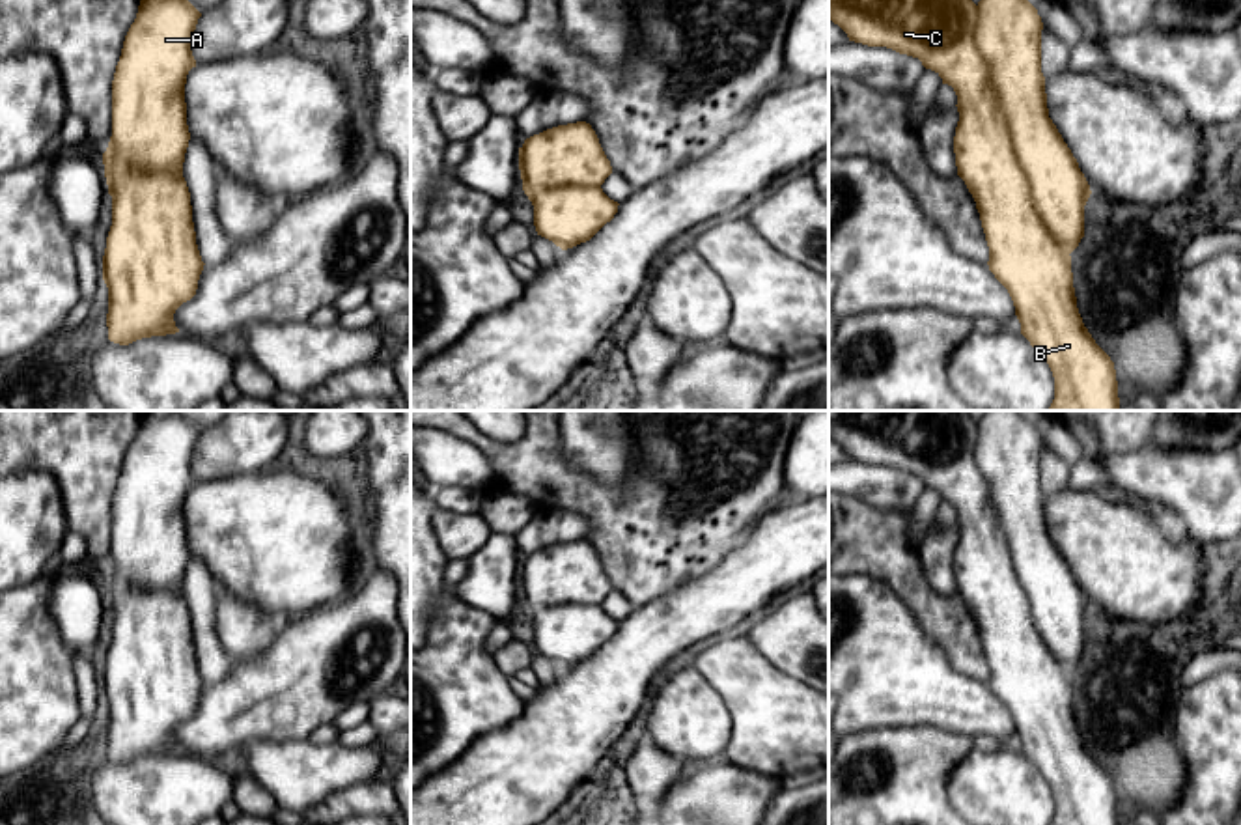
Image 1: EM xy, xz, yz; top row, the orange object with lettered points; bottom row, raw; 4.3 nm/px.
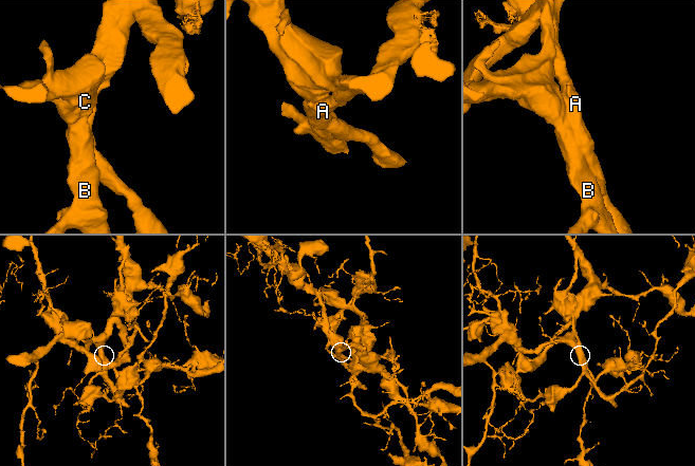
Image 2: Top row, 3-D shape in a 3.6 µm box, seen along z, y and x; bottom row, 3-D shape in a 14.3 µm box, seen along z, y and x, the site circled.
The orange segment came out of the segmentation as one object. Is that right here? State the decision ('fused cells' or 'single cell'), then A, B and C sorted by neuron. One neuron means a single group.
fused cells; A / B C

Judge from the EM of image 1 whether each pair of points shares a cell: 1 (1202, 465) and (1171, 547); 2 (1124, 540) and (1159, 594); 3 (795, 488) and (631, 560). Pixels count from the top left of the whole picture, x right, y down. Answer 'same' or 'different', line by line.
1: different
2: same
3: different

